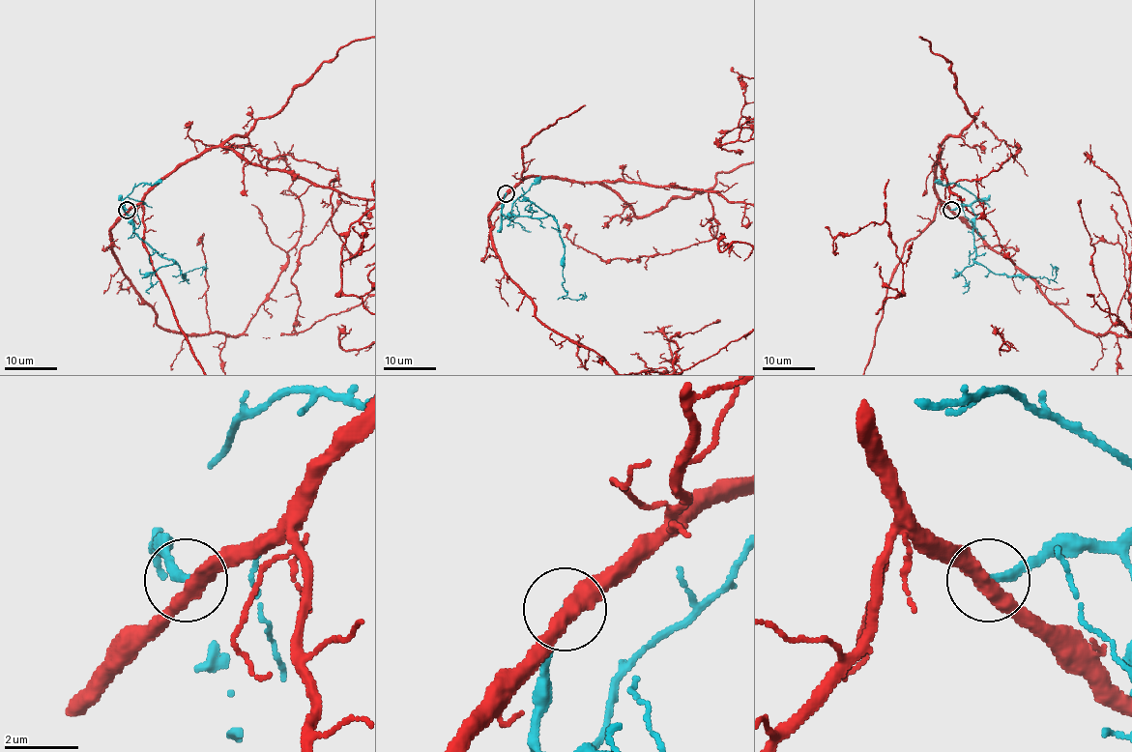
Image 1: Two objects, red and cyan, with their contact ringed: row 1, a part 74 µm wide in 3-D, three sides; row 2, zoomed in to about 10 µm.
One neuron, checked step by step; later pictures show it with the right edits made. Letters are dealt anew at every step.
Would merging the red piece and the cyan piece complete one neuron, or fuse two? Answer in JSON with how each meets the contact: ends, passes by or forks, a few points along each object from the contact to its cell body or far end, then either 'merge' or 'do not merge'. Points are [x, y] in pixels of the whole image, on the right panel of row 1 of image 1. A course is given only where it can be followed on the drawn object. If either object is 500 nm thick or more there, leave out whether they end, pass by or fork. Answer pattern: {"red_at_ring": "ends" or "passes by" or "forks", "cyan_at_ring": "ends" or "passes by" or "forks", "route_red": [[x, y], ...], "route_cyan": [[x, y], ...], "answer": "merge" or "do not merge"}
{"red_at_ring": "passes by", "cyan_at_ring": "ends", "route_cyan": [[951, 210], [969, 206], [973, 214], [973, 259], [977, 263], [1008, 276], [1052, 279], [1057, 268], [1053, 275]], "answer": "do not merge"}

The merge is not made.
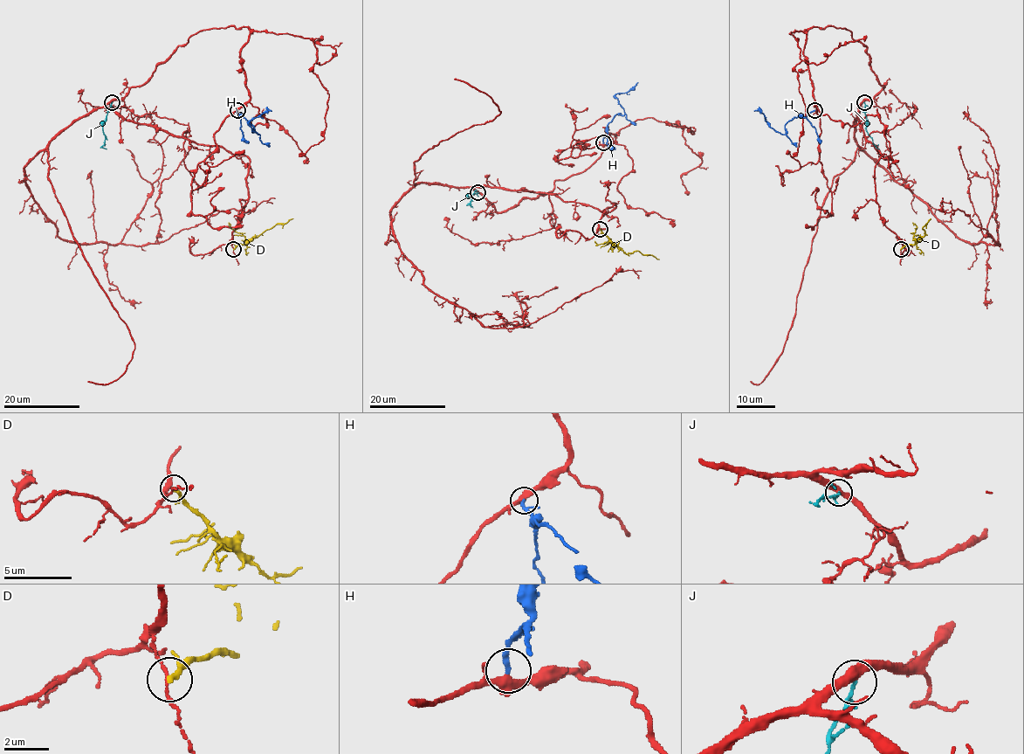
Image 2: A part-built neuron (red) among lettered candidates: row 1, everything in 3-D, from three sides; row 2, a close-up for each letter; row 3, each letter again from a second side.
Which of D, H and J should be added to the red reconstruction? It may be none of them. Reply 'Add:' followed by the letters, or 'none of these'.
Add: H

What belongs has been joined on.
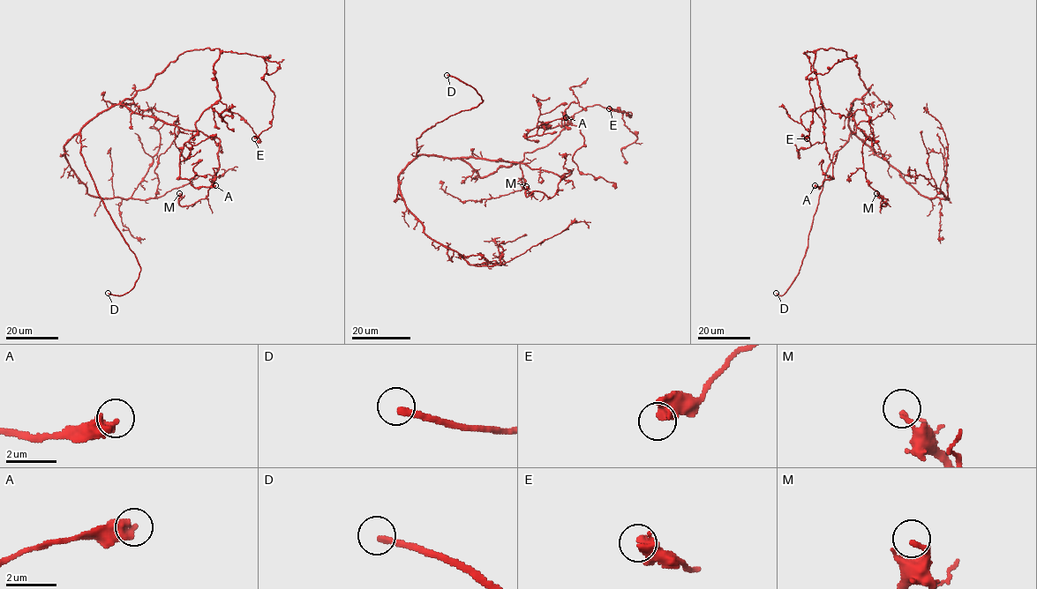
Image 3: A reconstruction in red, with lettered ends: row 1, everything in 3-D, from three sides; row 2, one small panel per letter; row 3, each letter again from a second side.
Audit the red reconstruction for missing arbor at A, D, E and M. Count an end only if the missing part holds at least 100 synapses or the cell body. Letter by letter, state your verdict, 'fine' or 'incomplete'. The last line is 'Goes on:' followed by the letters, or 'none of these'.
A: fine
D: incomplete
E: fine
M: fine
Goes on: D

